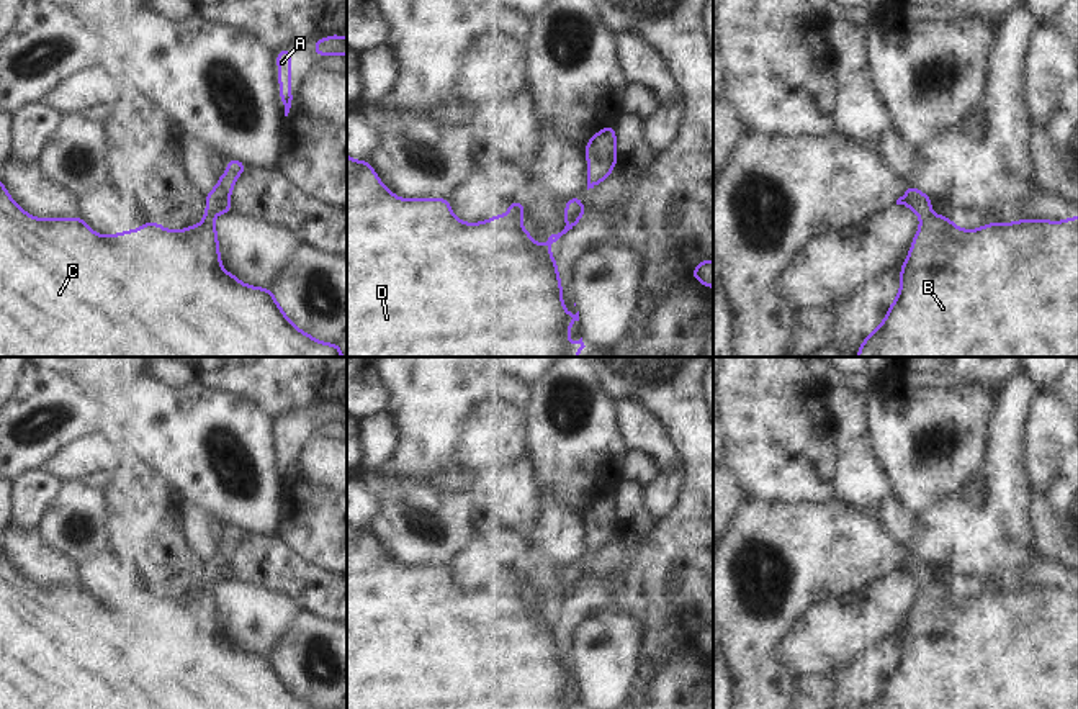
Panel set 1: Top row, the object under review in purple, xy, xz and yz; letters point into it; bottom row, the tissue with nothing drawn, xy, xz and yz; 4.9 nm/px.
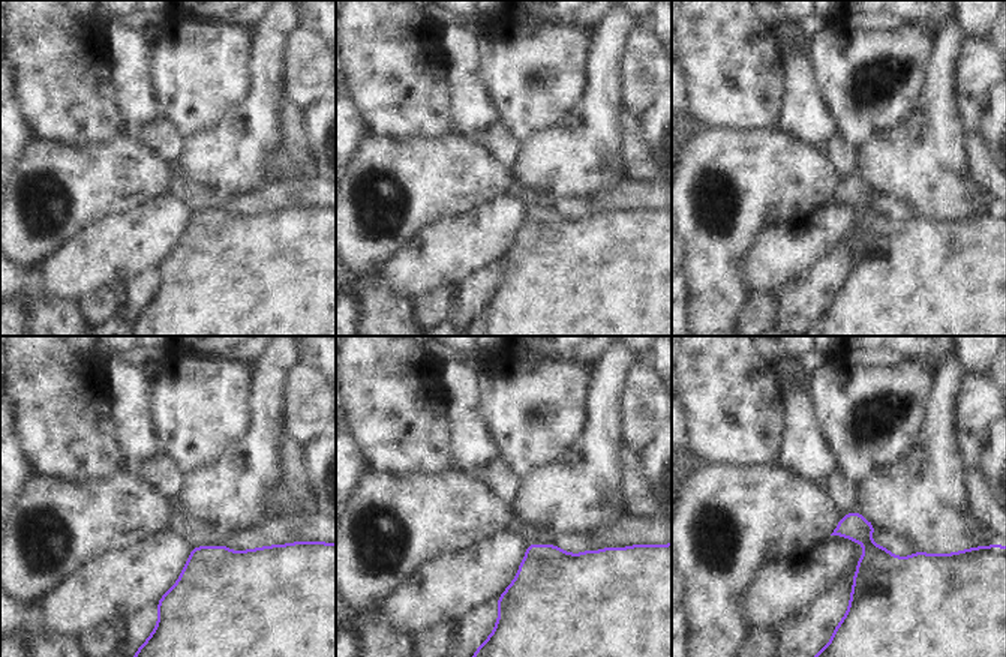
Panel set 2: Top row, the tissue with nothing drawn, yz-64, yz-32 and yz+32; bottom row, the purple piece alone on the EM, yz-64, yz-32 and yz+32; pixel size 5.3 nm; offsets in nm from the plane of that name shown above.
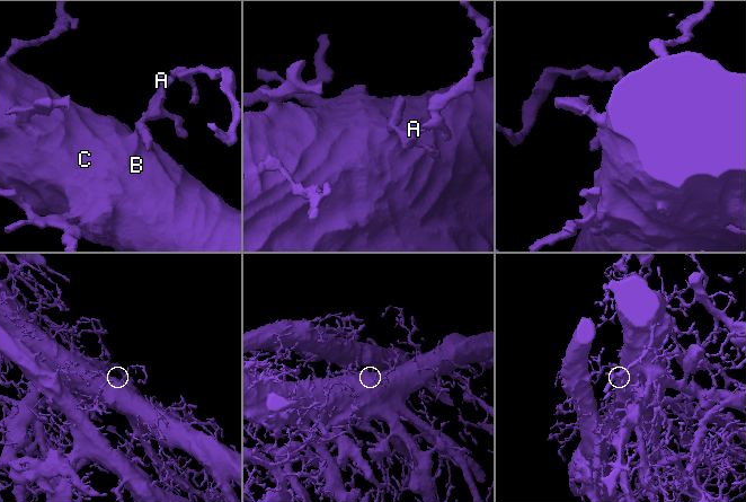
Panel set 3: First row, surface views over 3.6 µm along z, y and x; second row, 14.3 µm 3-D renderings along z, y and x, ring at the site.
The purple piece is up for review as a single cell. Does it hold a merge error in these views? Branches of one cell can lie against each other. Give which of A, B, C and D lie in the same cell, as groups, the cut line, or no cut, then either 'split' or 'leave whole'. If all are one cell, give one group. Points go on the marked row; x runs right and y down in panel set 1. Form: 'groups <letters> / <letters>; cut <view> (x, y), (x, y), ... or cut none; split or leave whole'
groups A B C D; cut none; leave whole

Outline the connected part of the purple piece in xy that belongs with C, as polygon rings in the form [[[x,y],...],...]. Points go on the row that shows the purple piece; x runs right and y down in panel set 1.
[[[227,159],[227,170],[206,193],[206,210],[200,224],[185,229],[165,229],[160,223],[147,221],[136,231],[101,236],[80,218],[34,218],[26,213],[8,193],[0,180],[0,357],[345,357],[339,344],[317,341],[301,331],[285,314],[272,290],[252,287],[222,269],[219,236],[214,226],[218,215],[231,213],[231,193],[236,180],[247,170],[237,159]]]

